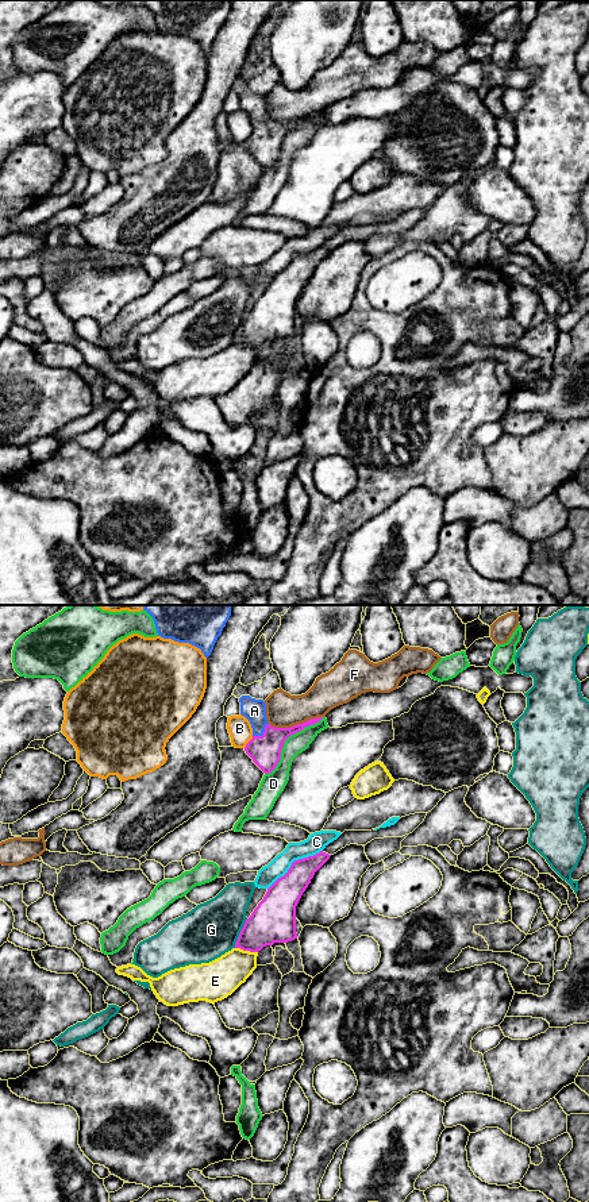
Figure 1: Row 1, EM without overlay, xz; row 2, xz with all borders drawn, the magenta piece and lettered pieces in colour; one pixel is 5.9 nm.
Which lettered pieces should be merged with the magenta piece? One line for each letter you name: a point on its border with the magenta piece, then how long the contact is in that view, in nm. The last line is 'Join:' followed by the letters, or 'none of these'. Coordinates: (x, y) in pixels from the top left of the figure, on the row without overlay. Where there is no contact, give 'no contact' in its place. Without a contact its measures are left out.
A: meets magenta in xz at (264, 128); contact 130 nm long
Join: A

